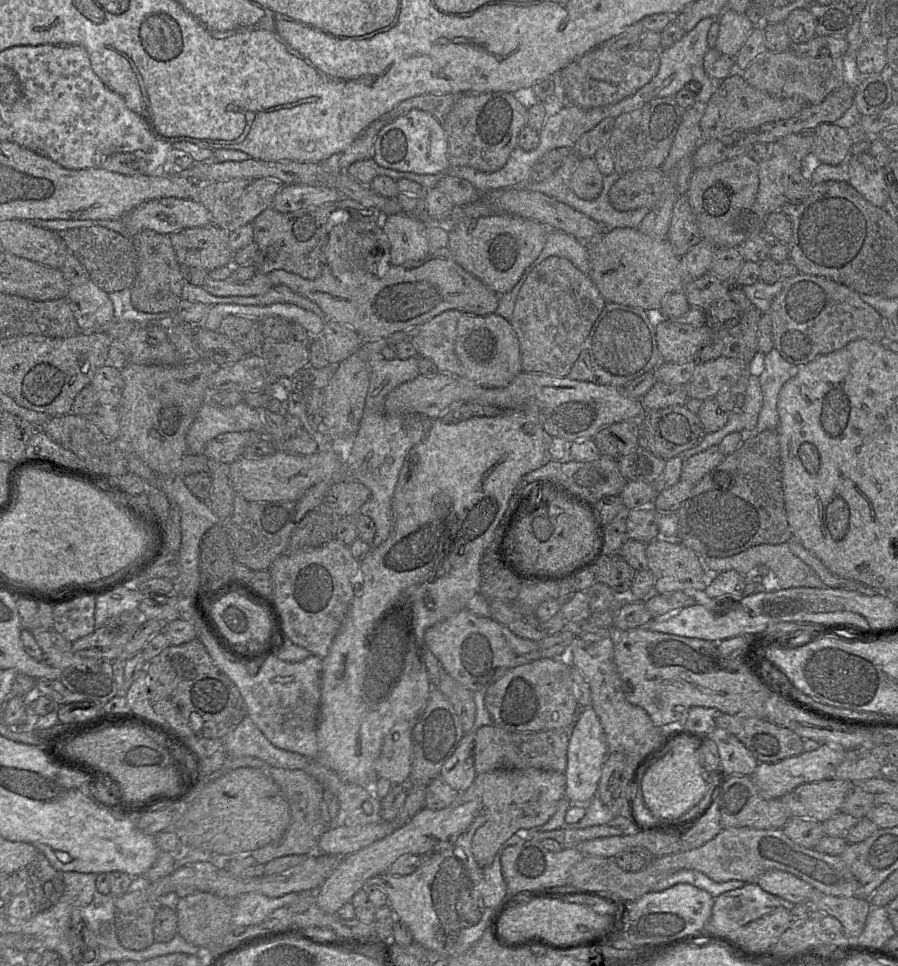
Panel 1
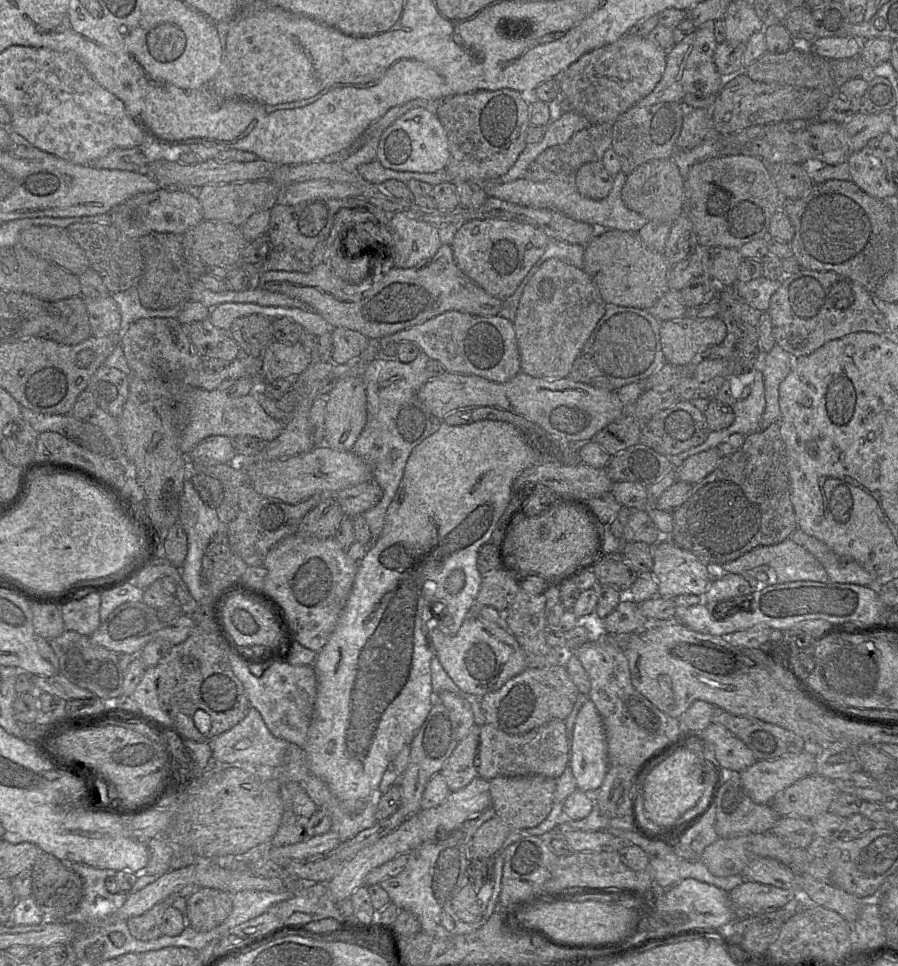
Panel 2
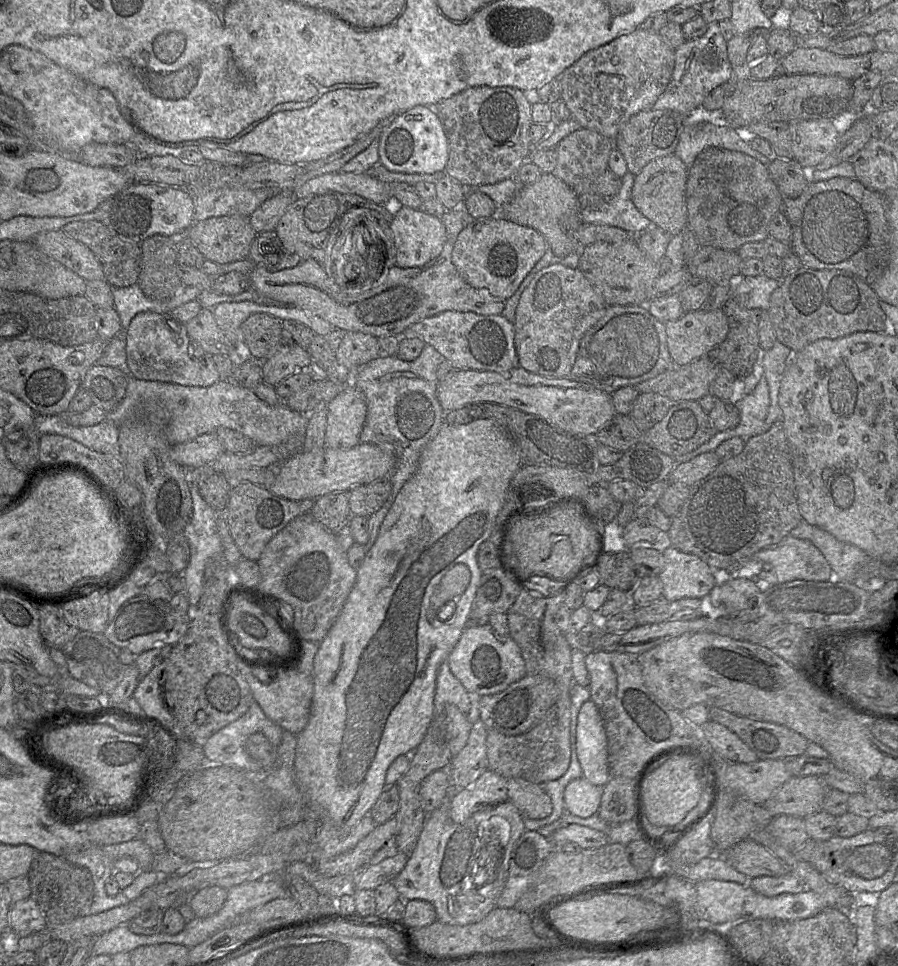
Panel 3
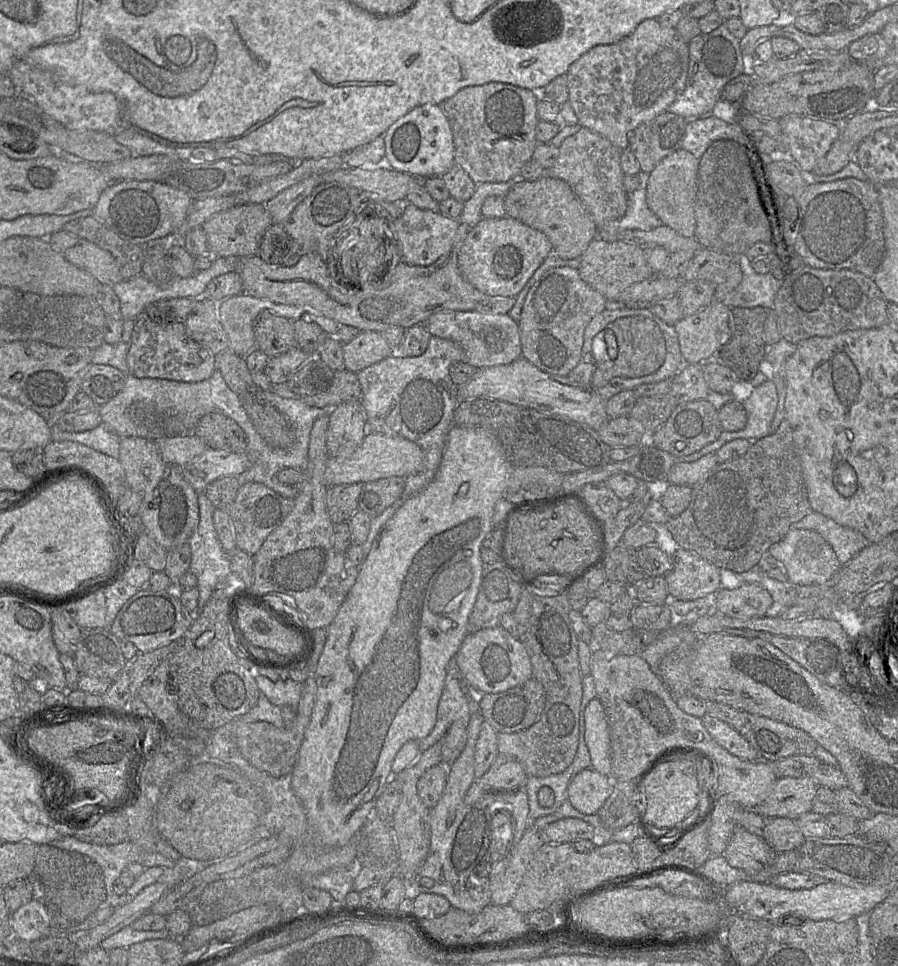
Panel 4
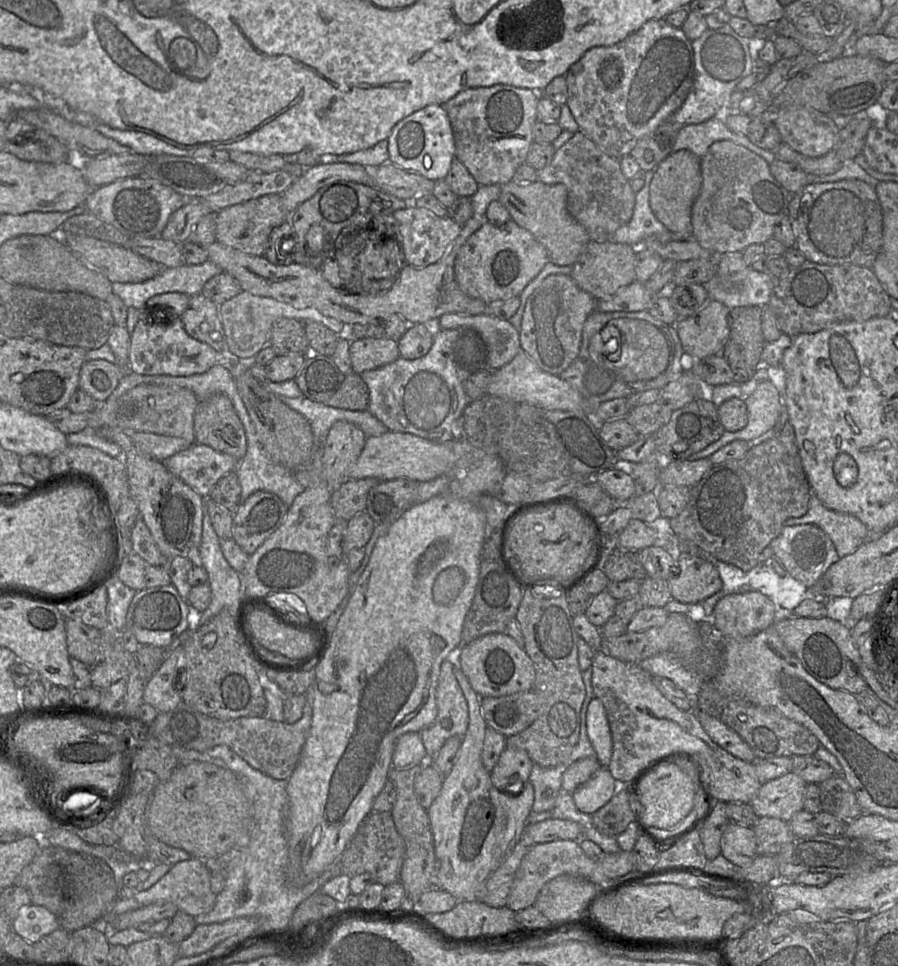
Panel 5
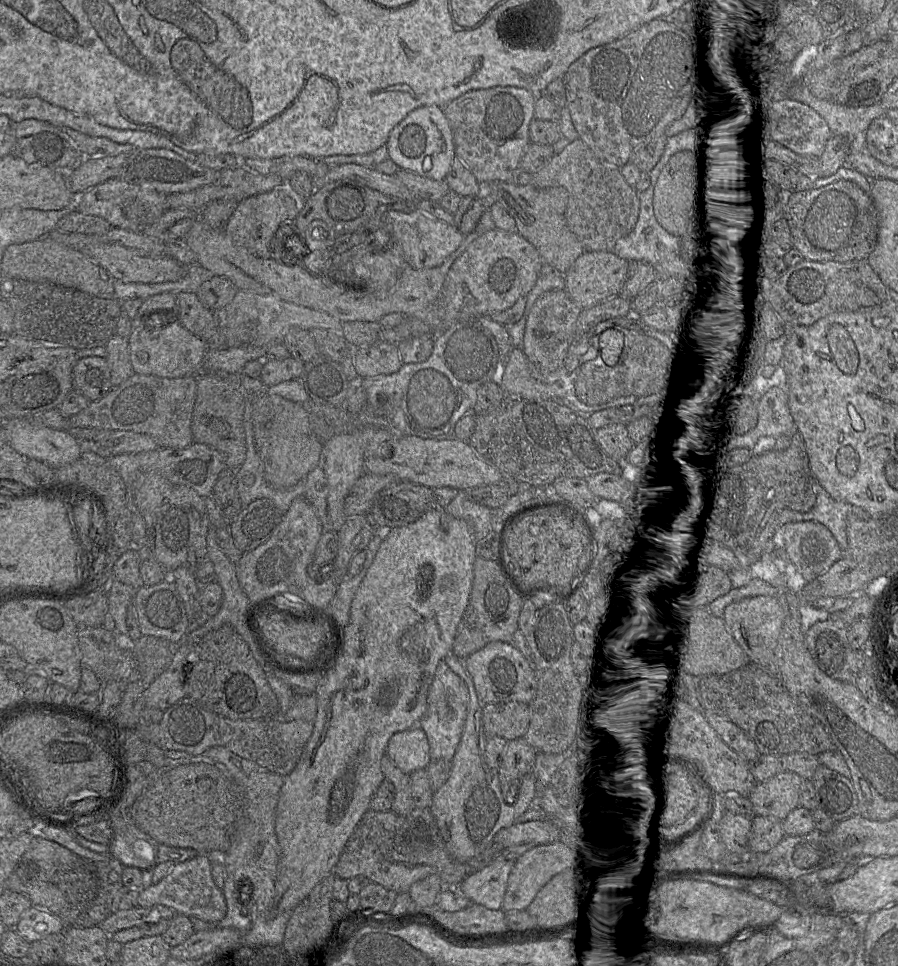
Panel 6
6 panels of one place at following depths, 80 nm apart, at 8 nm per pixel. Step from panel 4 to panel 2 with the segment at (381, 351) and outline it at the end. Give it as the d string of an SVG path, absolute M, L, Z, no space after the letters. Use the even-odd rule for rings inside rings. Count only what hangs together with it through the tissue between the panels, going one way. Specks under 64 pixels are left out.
M331 328L332 338L331 362L345 364L366 349L369 339L362 334L346 328Z

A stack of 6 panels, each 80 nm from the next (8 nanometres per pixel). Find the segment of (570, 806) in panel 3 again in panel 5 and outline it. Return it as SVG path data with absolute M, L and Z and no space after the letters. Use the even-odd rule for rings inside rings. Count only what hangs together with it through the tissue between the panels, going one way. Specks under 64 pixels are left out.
M601 767L573 791L572 797L581 812L593 814L612 798L615 791L615 779L607 768Z

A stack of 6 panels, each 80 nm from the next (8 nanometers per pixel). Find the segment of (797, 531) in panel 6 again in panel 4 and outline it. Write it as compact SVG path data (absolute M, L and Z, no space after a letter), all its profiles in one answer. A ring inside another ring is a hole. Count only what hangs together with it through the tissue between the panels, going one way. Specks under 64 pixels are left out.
M790 529L784 538L768 548L768 553L778 560L794 585L830 584L841 564L828 542L818 533L804 529Z

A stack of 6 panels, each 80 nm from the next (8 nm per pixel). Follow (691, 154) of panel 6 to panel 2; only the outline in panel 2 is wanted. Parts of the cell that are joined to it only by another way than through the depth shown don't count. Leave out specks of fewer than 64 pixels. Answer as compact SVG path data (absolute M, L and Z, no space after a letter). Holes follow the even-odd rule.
M672 157L651 160L627 175L621 189L621 198L629 210L637 212L648 221L671 224L683 213L684 181Z

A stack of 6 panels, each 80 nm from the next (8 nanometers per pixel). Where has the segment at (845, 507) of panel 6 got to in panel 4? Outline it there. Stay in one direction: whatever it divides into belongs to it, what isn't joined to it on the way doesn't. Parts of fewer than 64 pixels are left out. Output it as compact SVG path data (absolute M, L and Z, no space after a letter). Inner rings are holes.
M812 510L803 519L793 523L790 529L811 530L821 535L834 550L841 566L870 544L860 532L841 526Z

